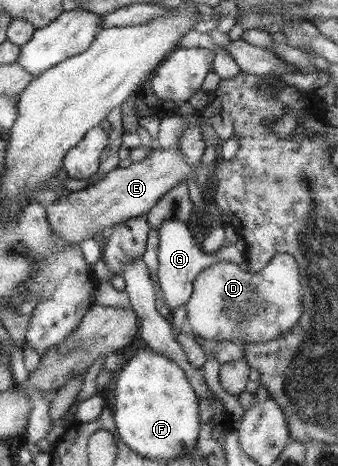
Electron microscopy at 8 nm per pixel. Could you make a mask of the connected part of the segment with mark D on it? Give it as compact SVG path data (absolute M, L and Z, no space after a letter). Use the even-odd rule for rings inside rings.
M275 253L259 272L247 272L244 265L233 262L216 262L203 268L195 276L189 300L184 304L190 334L240 346L274 340L286 334L301 316L301 282L294 257L287 253Z

